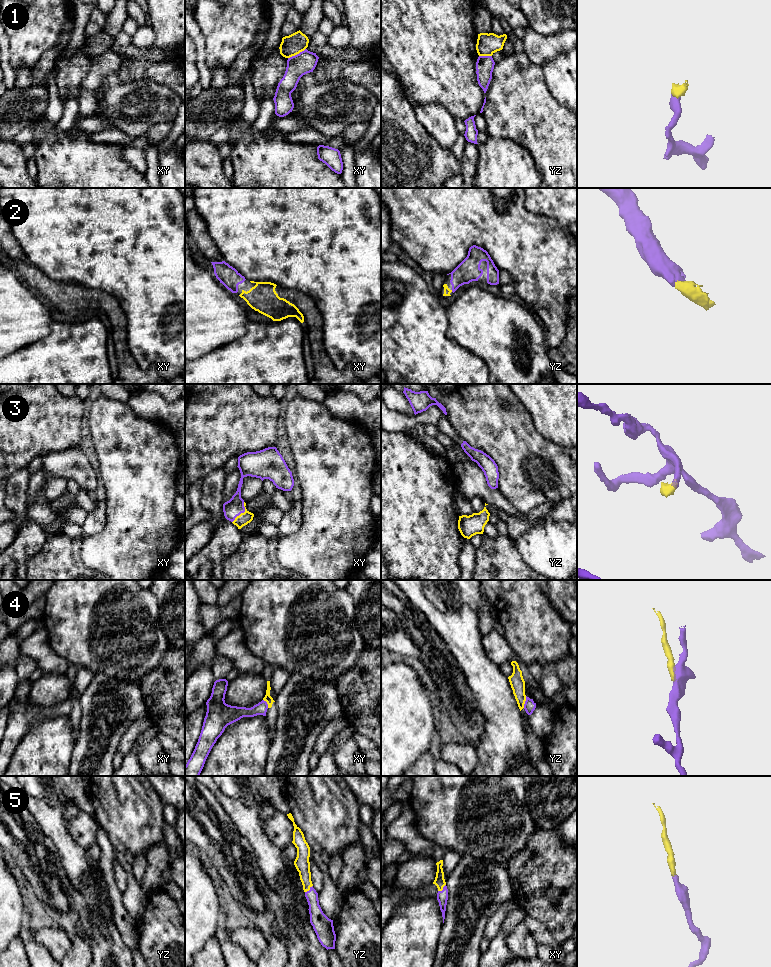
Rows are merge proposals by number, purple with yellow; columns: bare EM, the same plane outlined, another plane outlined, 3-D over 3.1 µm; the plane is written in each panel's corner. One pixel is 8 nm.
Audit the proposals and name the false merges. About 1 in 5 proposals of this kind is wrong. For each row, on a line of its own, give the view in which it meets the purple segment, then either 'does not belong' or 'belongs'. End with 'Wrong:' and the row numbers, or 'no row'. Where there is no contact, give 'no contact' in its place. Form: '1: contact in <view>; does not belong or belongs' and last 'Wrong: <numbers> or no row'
1: contact in xy; does not belong
2: no contact; belongs
3: contact in xy; belongs
4: contact in yz; does not belong
5: contact in yz; belongs
Wrong: 1, 4

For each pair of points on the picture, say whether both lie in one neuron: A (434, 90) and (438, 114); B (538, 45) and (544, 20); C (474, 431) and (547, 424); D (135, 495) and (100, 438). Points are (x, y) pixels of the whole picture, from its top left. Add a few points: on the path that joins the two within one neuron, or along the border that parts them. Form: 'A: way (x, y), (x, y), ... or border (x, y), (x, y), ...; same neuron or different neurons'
A: border (413, 104), (441, 104), (454, 118); different neurons
B: border (530, 26), (544, 35), (553, 35), (564, 31); different neurons
C: border (523, 405), (531, 417), (535, 428), (552, 441); different neurons
D: way (135, 481), (135, 474), (114, 452); same neuron

